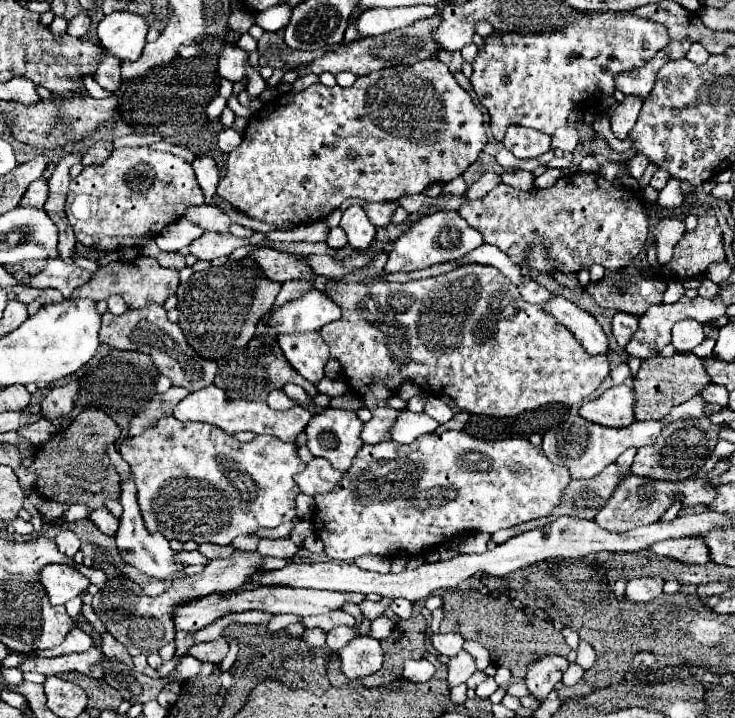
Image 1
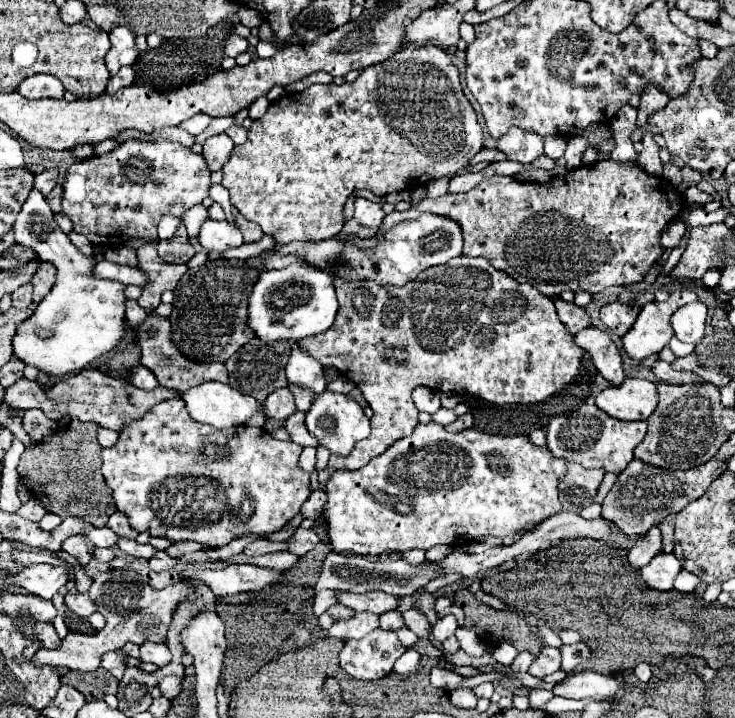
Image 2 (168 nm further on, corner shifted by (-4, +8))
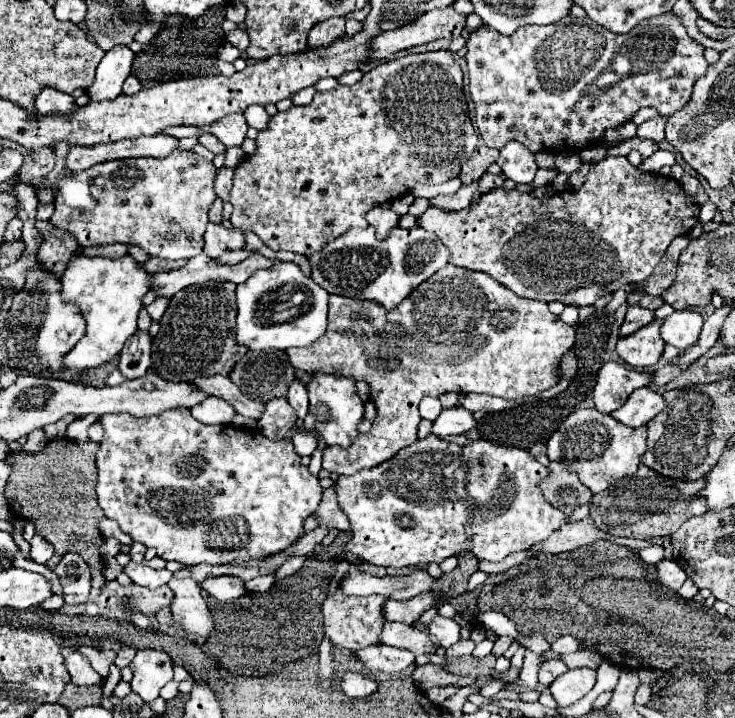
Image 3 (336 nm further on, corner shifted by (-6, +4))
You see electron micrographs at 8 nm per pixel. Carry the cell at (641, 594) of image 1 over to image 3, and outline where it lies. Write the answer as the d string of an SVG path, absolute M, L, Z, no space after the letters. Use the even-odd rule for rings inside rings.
M663 560L663 562L659 562L657 570L659 570L661 584L665 584L671 590L679 590L681 584L687 580L685 570L675 560Z

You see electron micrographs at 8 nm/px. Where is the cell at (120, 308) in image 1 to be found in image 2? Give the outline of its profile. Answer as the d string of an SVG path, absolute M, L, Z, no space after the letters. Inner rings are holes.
M125 300L125 318L129 320L133 330L139 330L143 318L145 318L145 310L137 304L137 300Z

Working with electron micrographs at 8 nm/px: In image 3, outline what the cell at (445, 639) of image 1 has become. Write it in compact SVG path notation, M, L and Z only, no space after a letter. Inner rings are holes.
M435 616L431 620L431 624L427 626L429 628L429 634L439 642L439 646L443 648L449 648L453 646L457 640L459 640L459 632L461 632L461 626L451 620L451 618L443 618L443 616Z

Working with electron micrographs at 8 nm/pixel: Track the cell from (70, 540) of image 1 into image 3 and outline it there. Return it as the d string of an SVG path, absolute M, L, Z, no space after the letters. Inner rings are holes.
M65 554L55 568L61 580L65 604L85 604L91 590L91 570L79 554Z

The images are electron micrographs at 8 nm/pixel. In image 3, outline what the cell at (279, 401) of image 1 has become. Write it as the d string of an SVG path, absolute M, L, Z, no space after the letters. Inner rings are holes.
M275 398L267 402L263 416L257 420L257 428L269 440L283 440L295 426L297 418L291 410L287 398Z

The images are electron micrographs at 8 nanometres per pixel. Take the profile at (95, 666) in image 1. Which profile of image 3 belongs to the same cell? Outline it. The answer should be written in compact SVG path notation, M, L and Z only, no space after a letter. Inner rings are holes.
M77 646L75 650L79 650L83 656L89 658L91 666L95 668L95 672L105 680L109 676L109 666L113 664L113 652L103 652L97 648L89 648L89 646Z

